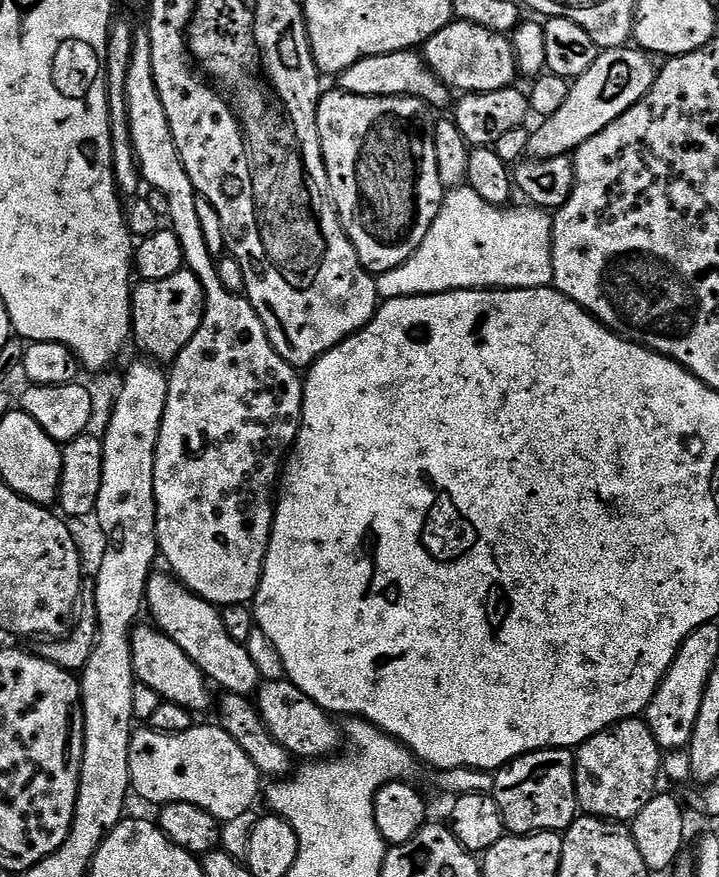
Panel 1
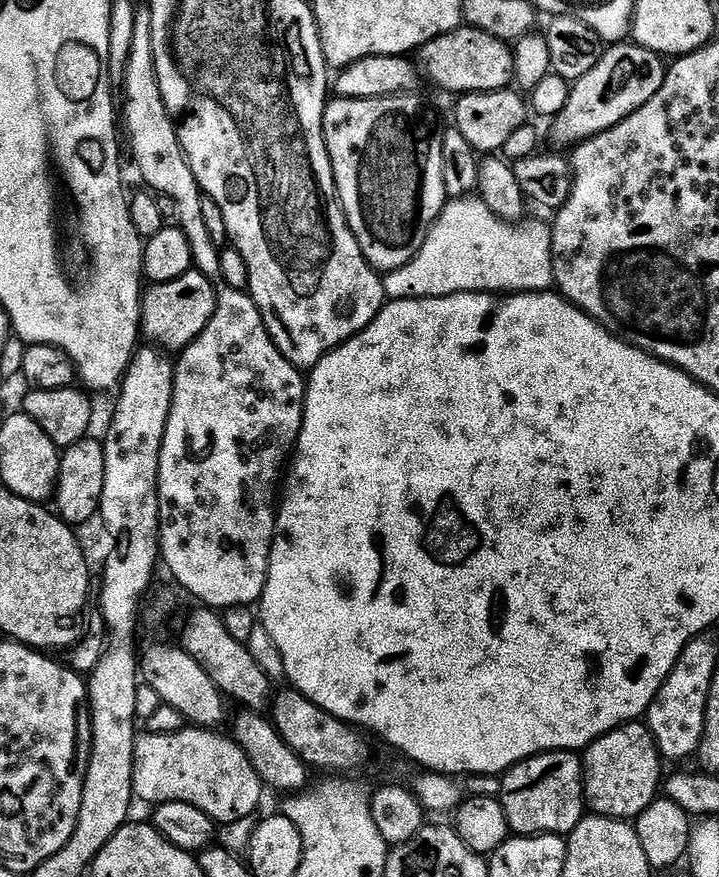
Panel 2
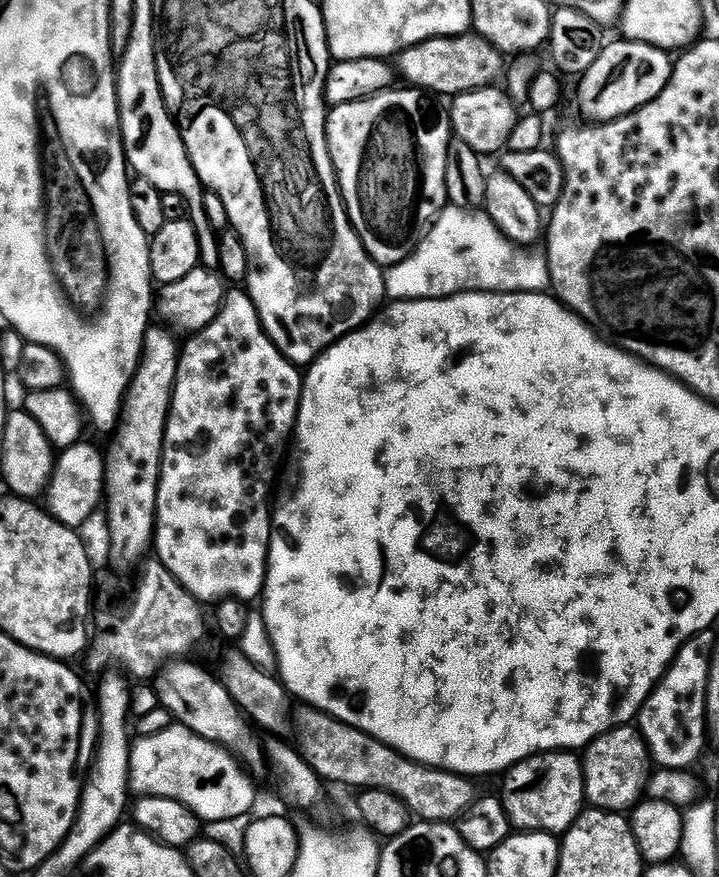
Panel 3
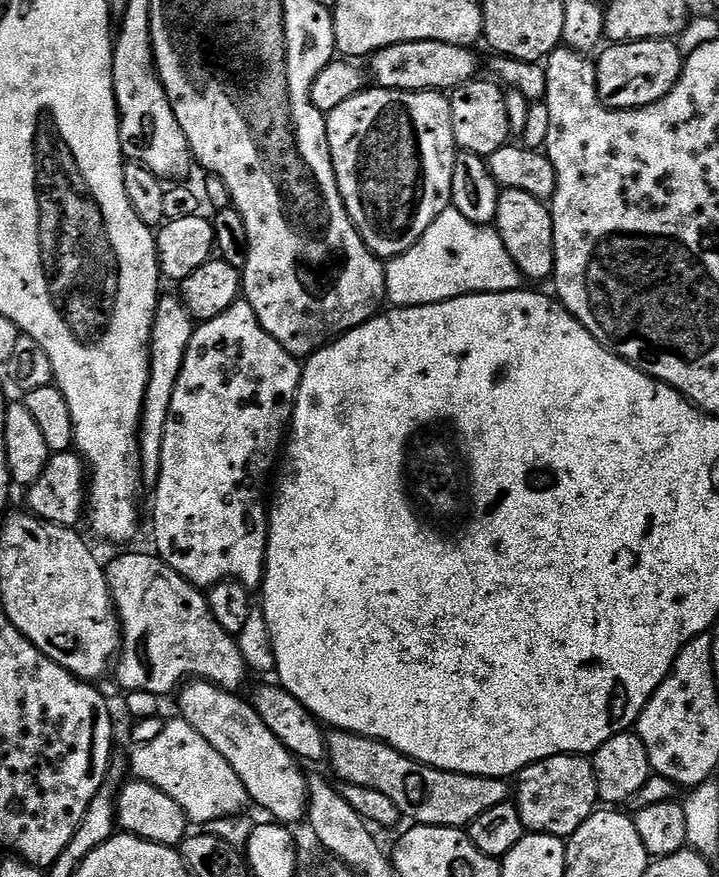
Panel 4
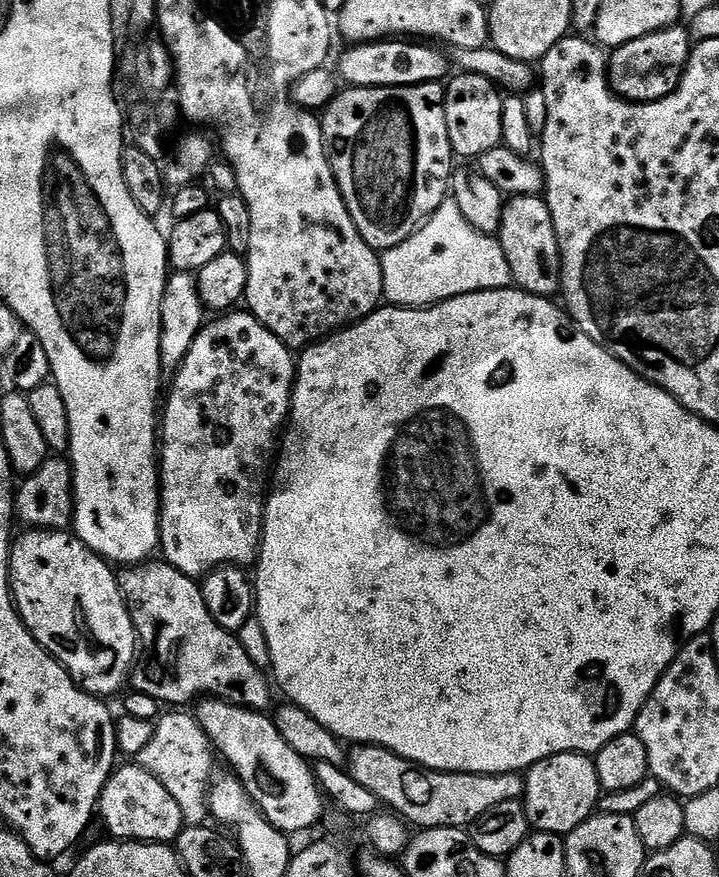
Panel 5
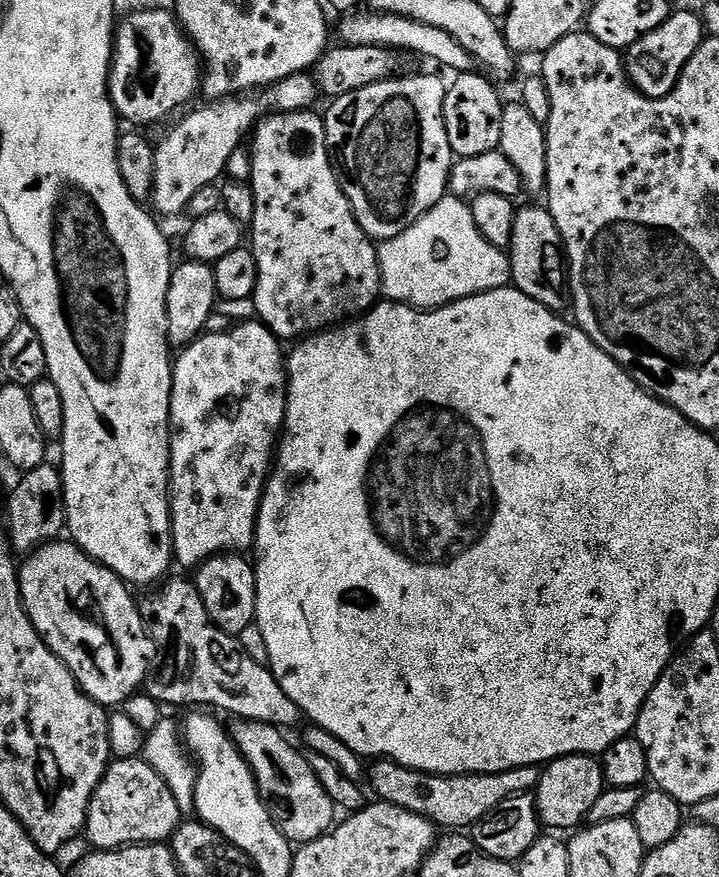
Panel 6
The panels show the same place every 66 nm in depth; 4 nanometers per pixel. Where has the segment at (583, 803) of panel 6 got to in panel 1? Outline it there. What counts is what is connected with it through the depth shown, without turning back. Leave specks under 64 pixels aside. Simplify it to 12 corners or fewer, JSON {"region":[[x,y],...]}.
{"region":[[541,748],[494,776],[514,836],[576,821],[576,757]]}

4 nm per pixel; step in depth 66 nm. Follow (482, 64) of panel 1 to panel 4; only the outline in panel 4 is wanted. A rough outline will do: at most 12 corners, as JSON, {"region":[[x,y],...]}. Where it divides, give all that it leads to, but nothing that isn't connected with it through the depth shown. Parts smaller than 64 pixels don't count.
{"region":[[415,40],[371,57],[375,83],[403,92],[473,79],[463,44]]}

